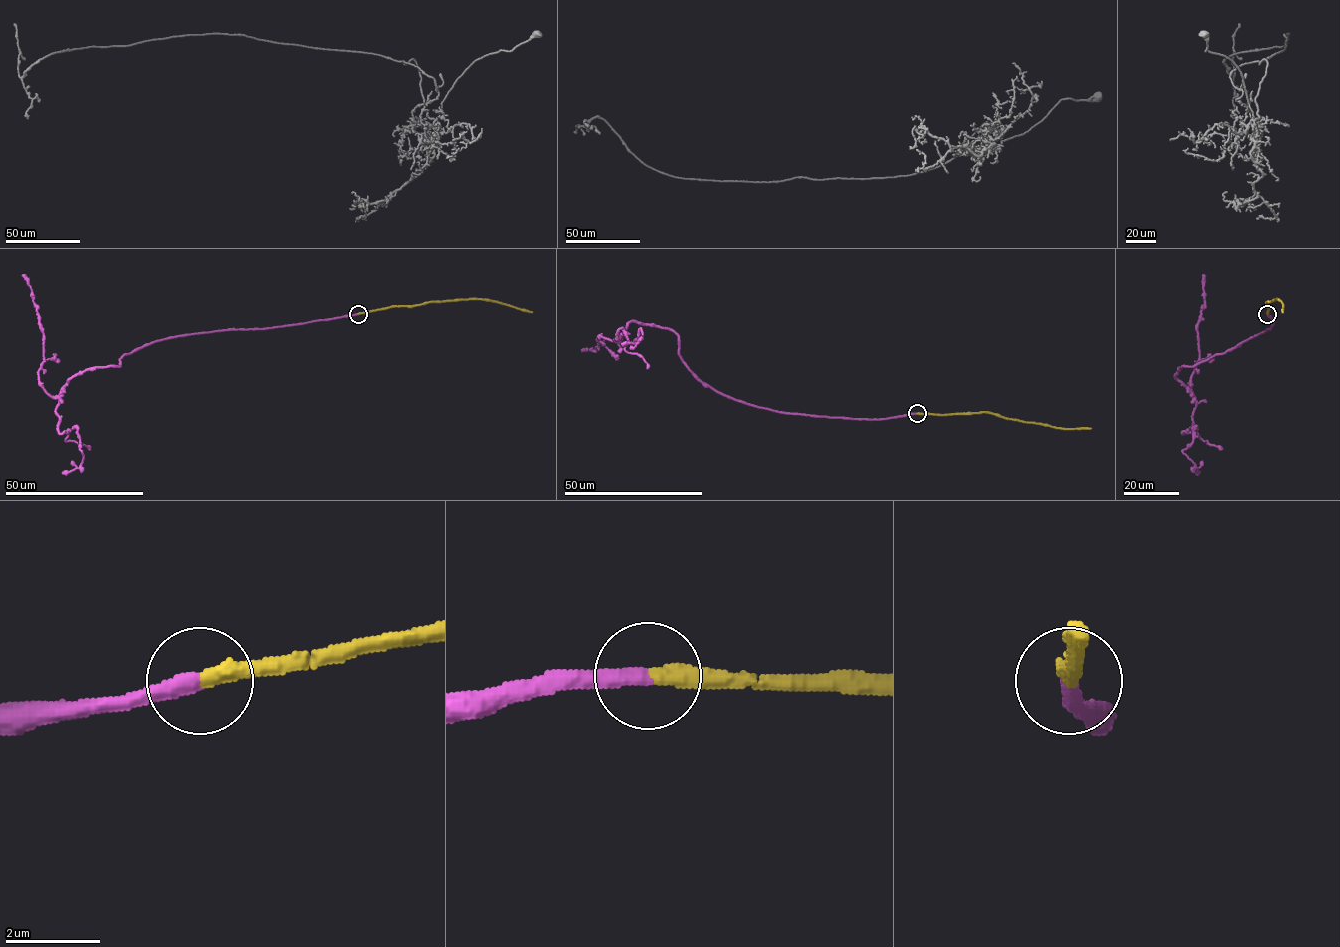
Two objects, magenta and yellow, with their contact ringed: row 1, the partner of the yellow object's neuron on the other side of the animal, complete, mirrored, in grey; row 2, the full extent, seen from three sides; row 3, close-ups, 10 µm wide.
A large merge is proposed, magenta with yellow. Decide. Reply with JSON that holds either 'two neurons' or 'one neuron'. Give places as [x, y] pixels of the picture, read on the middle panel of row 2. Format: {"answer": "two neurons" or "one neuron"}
{"answer": "one neuron"}

